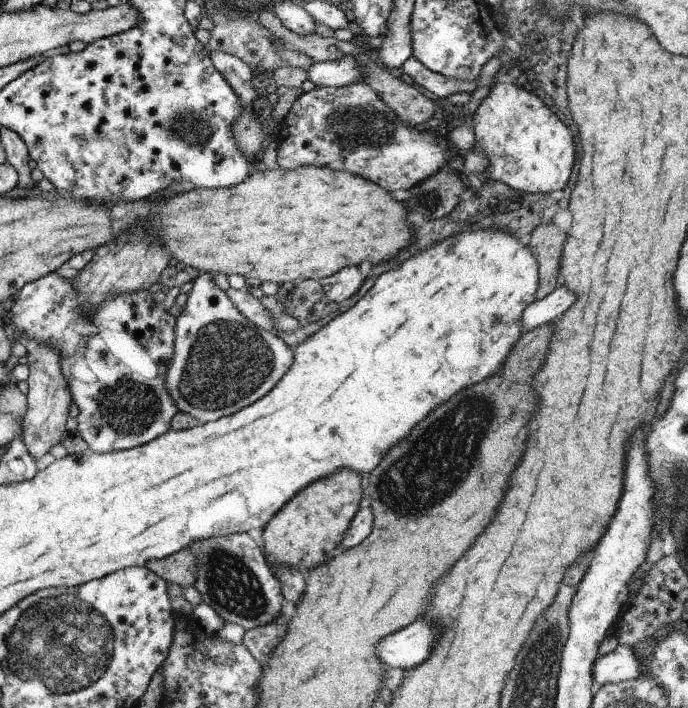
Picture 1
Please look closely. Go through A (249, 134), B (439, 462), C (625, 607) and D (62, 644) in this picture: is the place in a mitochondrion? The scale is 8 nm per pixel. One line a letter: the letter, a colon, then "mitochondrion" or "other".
A: mitochondrion
B: mitochondrion
C: other
D: mitochondrion

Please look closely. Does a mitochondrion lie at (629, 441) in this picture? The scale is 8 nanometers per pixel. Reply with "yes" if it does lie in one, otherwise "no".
no

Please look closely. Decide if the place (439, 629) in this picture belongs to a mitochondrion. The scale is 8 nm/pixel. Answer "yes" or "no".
no

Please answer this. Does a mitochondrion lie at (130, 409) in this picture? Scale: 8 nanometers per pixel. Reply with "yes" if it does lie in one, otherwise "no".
yes

